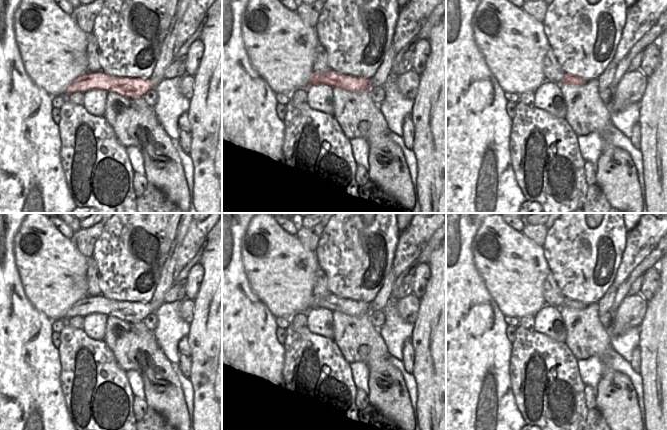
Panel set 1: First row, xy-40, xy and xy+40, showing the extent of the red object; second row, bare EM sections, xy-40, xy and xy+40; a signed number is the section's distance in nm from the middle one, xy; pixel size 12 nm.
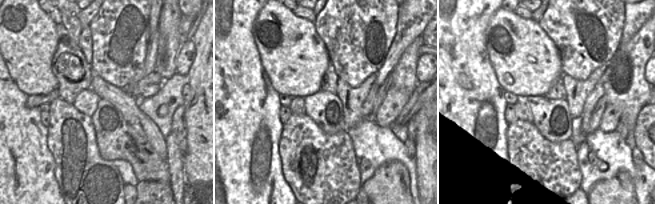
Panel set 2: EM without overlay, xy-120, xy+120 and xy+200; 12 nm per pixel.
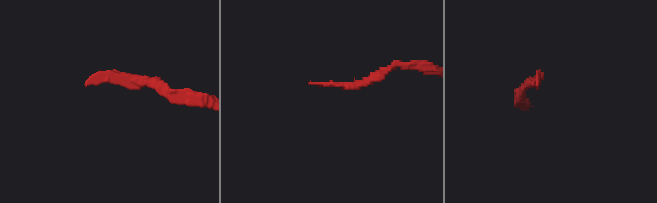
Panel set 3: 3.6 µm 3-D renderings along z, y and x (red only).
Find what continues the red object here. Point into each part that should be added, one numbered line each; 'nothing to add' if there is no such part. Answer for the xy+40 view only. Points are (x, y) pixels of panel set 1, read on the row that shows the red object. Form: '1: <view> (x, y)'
nothing to add

